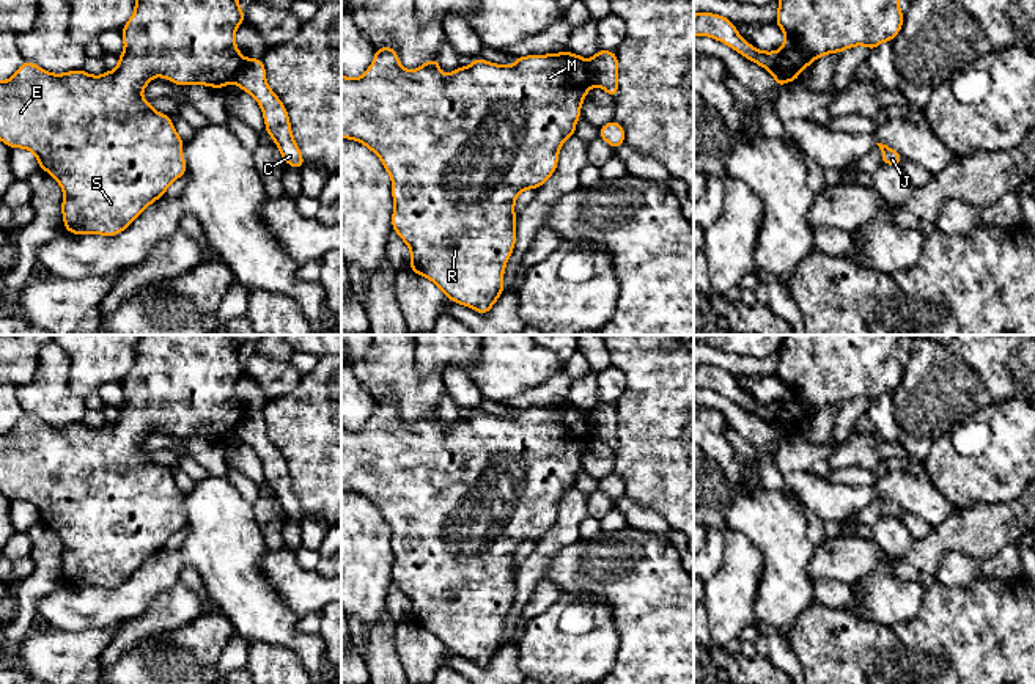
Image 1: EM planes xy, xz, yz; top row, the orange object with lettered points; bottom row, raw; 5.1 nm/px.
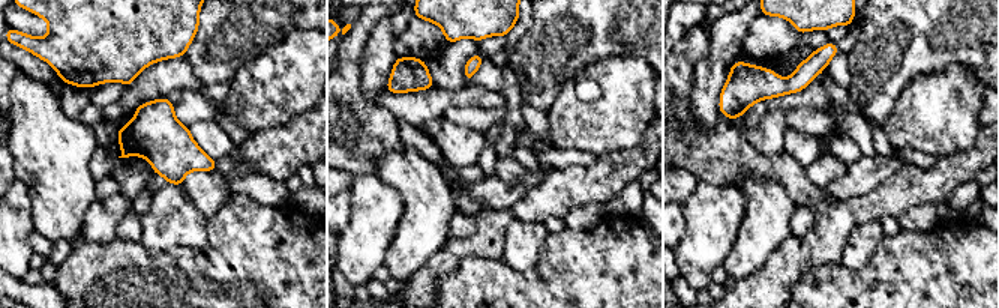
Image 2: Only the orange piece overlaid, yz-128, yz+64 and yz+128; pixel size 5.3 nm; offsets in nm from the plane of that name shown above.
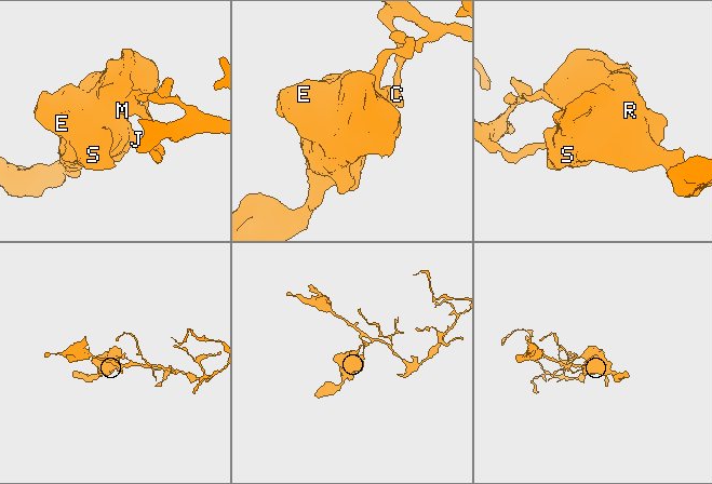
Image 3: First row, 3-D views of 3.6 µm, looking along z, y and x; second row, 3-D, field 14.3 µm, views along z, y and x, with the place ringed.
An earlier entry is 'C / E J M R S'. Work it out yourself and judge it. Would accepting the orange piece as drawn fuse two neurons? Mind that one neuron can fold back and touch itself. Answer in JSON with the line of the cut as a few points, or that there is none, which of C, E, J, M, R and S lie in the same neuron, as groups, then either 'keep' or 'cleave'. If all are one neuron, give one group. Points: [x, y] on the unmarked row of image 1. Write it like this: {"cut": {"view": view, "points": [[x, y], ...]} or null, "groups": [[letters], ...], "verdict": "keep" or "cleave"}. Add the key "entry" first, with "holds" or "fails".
{"entry": "holds", "cut": {"view": "yz", "points": [[769, 422], [796, 431]]}, "groups": [["C"], ["E", "J", "M", "R", "S"]], "verdict": "cleave"}

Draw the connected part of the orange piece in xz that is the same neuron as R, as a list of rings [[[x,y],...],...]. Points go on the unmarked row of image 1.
[[[392,398],[374,403],[374,412],[363,428],[348,431],[341,425],[341,491],[363,495],[370,503],[376,505],[392,530],[392,549],[395,561],[392,566],[392,580],[411,601],[411,624],[431,632],[450,654],[466,657],[480,667],[489,665],[497,651],[503,646],[503,623],[514,602],[516,576],[514,555],[521,544],[527,541],[540,541],[555,524],[558,516],[558,503],[565,492],[576,487],[576,473],[582,469],[580,458],[593,439],[588,412],[580,407],[563,403],[560,406],[516,409],[511,418],[484,414],[475,409],[467,420],[458,418],[451,426],[440,425],[439,410],[423,415],[414,423],[407,423],[400,417],[398,406]]]

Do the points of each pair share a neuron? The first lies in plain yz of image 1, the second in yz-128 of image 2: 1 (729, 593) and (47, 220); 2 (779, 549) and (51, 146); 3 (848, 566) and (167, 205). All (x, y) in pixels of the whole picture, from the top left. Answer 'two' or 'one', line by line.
1: two
2: one
3: two

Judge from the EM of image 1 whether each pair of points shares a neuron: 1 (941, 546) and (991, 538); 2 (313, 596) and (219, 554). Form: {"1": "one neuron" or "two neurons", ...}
{"1": "one neuron", "2": "two neurons"}

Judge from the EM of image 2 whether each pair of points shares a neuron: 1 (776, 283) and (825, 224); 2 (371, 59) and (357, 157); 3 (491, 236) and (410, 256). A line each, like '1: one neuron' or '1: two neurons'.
1: one neuron
2: two neurons
3: two neurons

